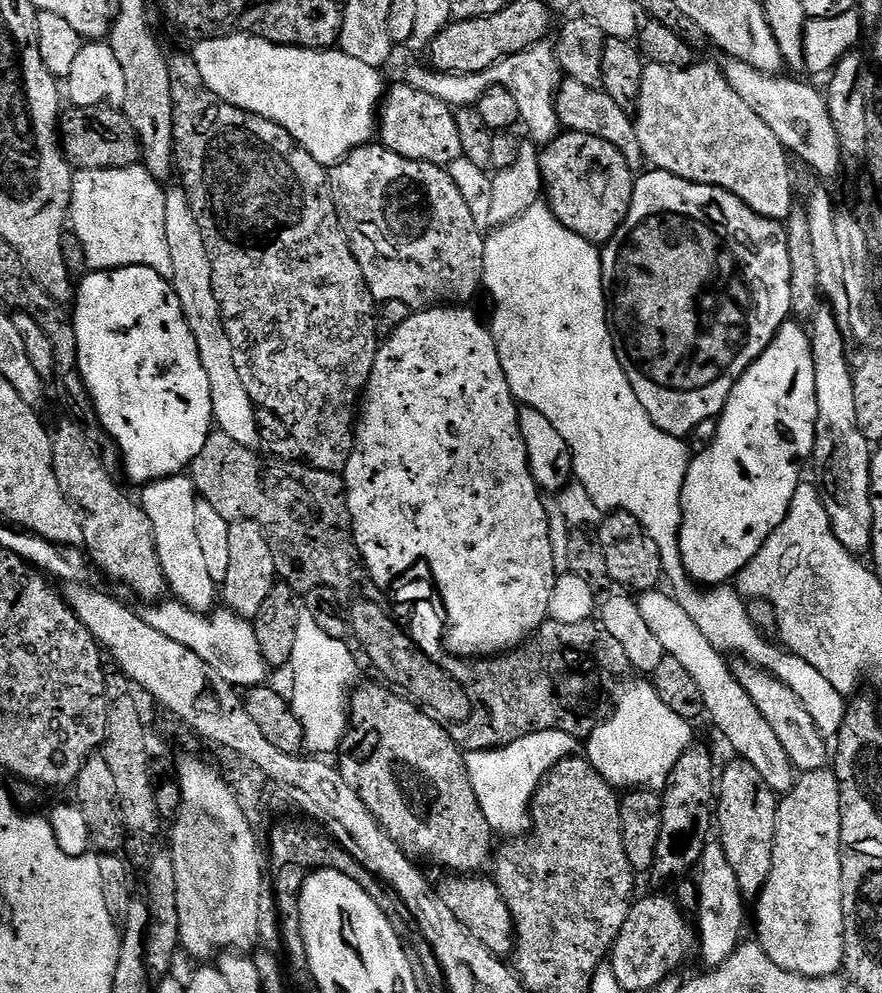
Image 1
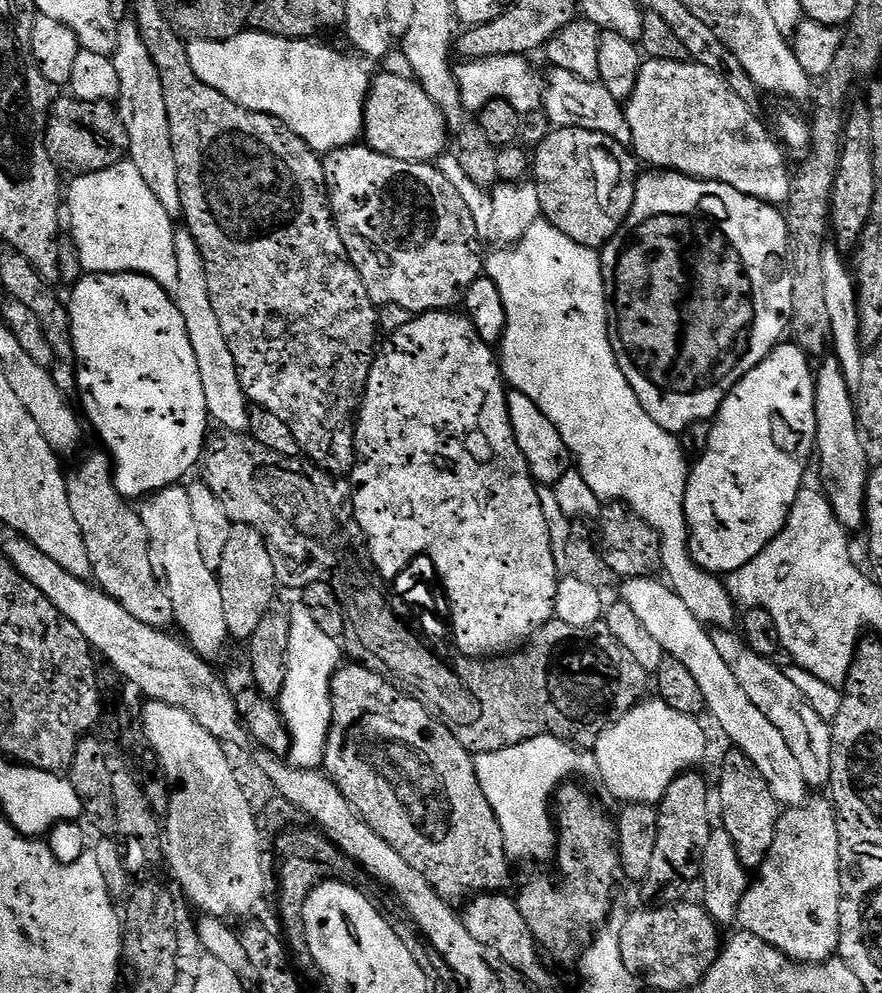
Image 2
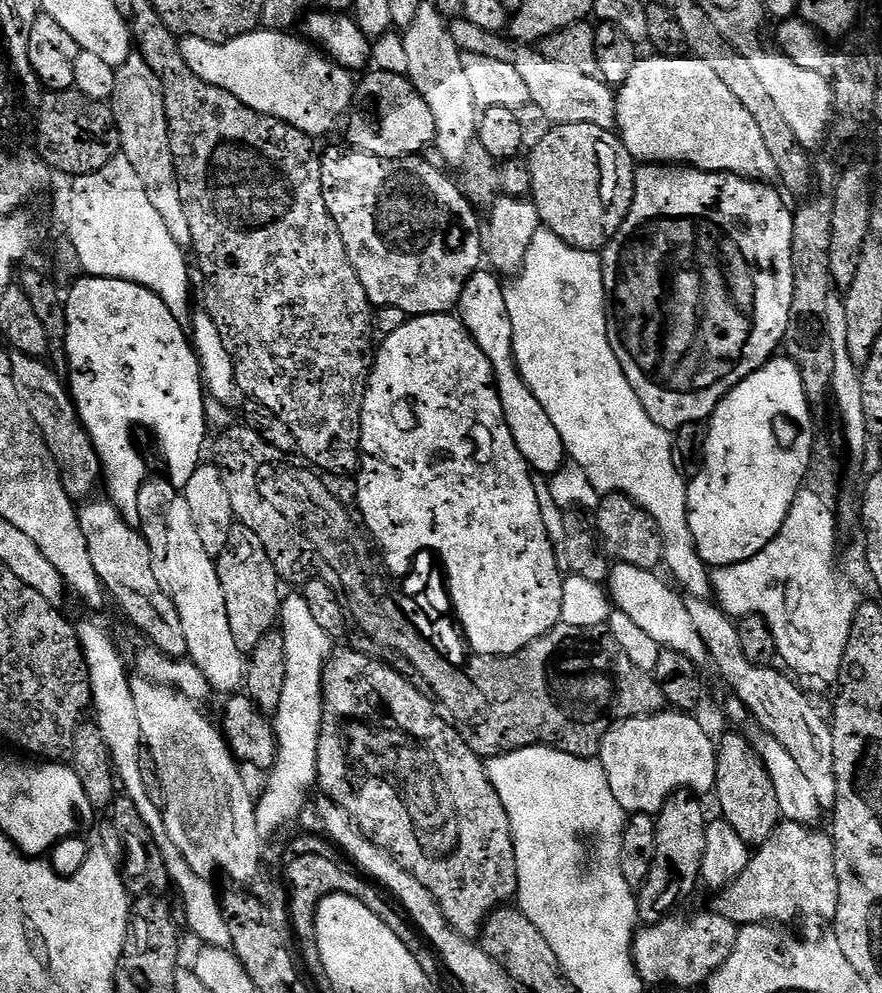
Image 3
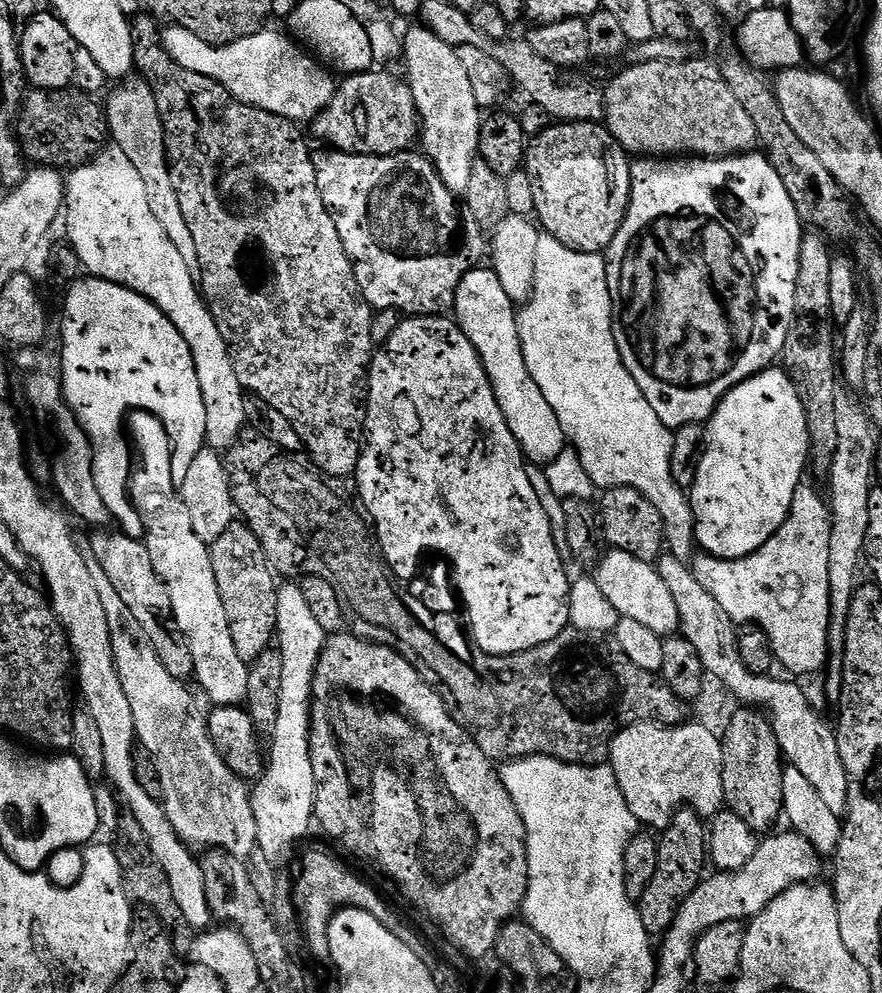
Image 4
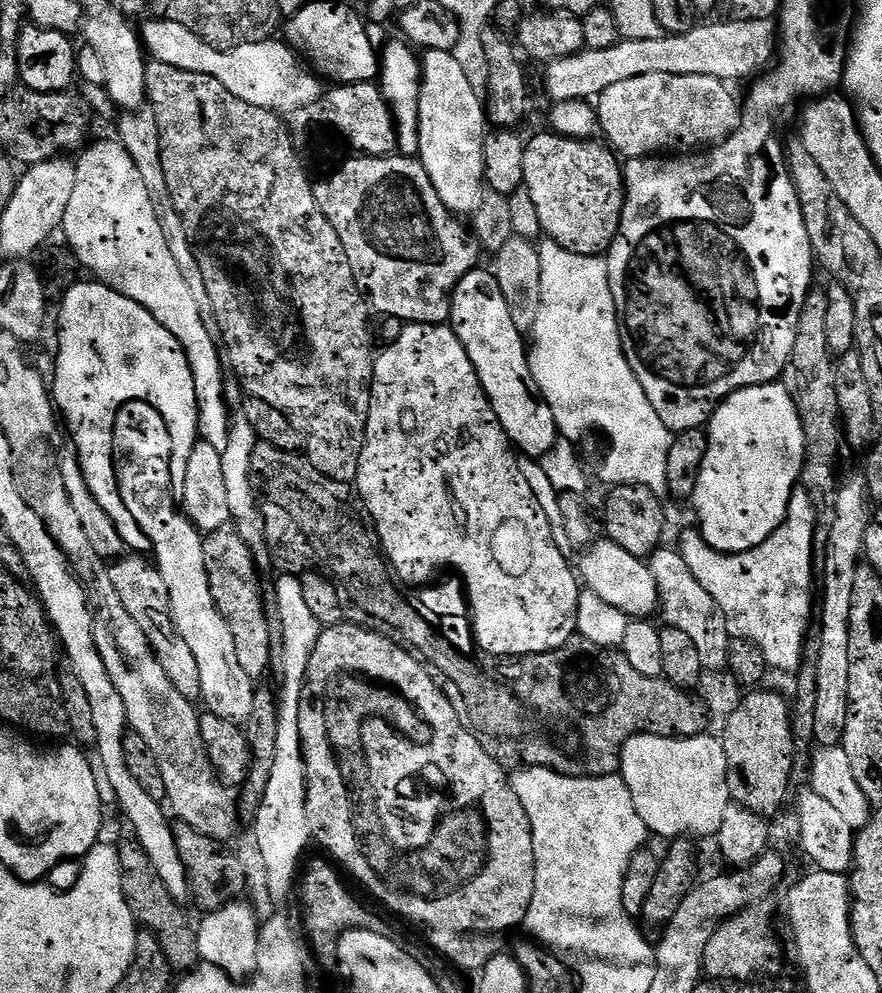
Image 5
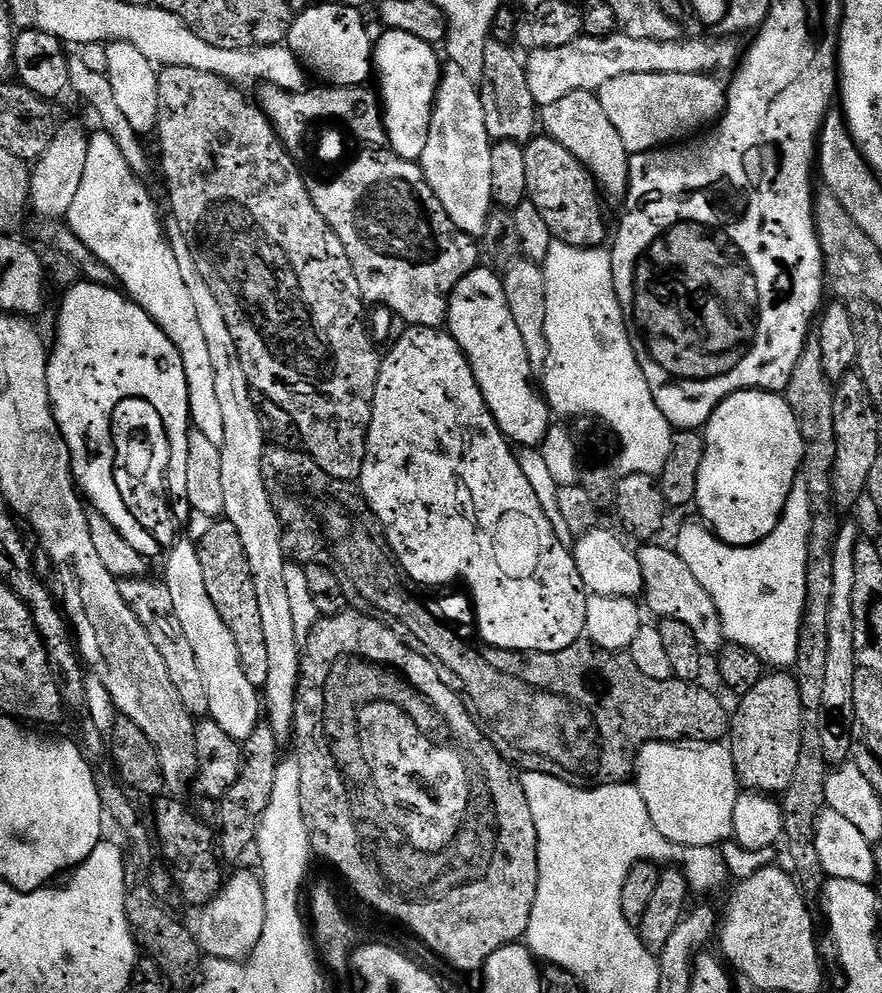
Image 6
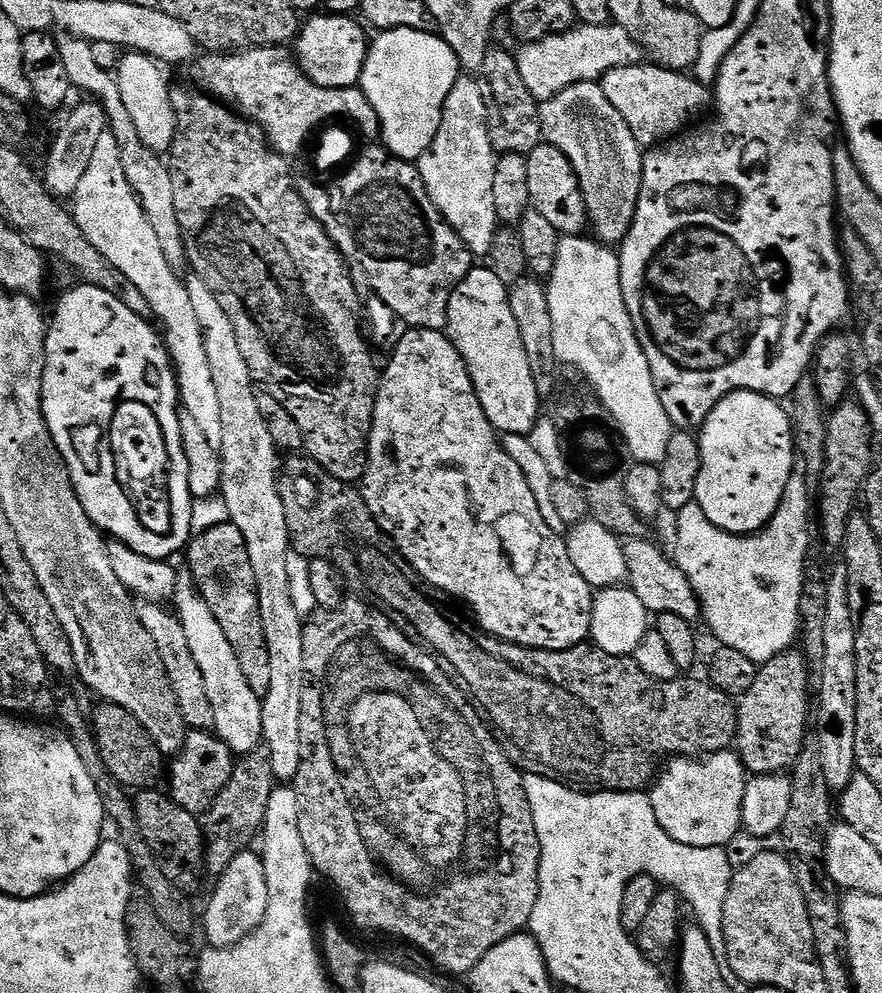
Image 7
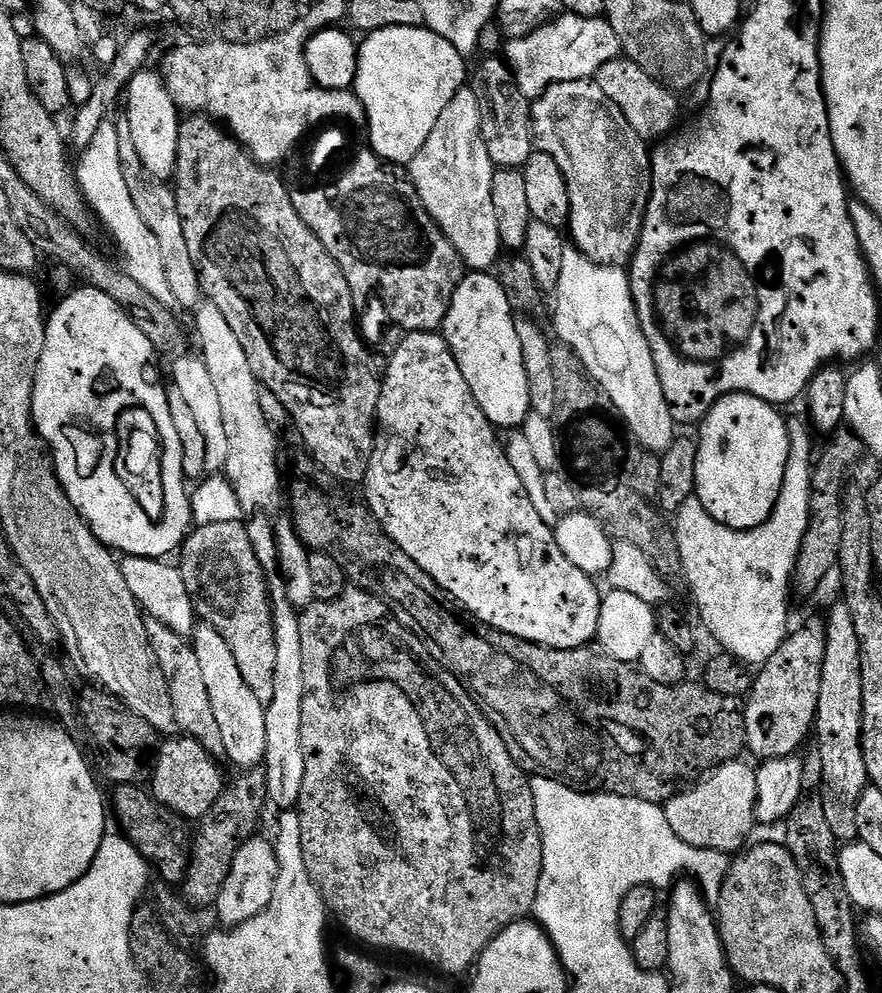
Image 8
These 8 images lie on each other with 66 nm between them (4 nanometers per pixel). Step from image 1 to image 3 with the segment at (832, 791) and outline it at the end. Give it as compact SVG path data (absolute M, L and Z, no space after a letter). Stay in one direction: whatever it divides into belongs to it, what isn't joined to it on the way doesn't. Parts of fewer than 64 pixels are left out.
M784 820L774 834L751 853L746 870L717 895L720 897L716 900L715 915L737 926L771 923L789 926L795 920L805 920L808 924L835 921L840 901L836 851L831 835L820 830Z

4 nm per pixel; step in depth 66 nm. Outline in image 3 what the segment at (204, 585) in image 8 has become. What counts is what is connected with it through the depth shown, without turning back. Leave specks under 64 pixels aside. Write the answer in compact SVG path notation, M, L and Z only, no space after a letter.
M234 526L230 530L230 542L226 550L215 557L218 570L218 582L222 582L222 598L226 598L226 618L230 618L230 630L234 633L234 643L245 654L252 652L268 632L277 627L282 603L282 581L266 554L258 534L243 526Z

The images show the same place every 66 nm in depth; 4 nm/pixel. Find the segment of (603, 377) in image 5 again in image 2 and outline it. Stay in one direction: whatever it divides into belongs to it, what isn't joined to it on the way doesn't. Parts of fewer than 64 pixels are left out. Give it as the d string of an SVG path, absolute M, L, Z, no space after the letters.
M543 218L536 220L534 226L530 226L530 230L526 230L526 234L522 234L522 238L517 244L500 246L495 250L497 252L491 253L489 251L487 253L486 276L487 279L494 282L494 286L498 286L498 294L502 294L502 306L506 308L506 322L508 324L504 328L504 339L498 345L500 370L504 374L505 381L515 391L526 394L526 398L530 398L530 402L534 402L538 406L538 410L542 410L542 414L546 414L546 418L550 418L550 422L554 422L554 426L558 426L558 434L562 434L562 442L566 442L566 446L570 450L573 461L578 465L582 478L586 478L587 484L590 485L590 490L594 490L594 494L598 494L601 502L627 504L633 512L639 514L657 532L660 536L660 545L662 546L663 575L666 577L672 591L678 594L678 598L682 598L682 602L686 602L687 608L690 609L690 614L694 614L694 618L698 618L701 624L711 626L713 629L731 629L735 620L737 623L738 608L732 602L727 583L717 573L708 572L705 568L700 568L692 561L692 550L688 538L688 523L684 513L684 499L686 498L686 486L688 485L688 474L690 471L689 457L685 456L681 450L679 439L673 433L662 430L662 426L658 426L658 422L654 422L654 418L650 418L650 414L646 414L646 410L642 410L642 402L638 402L638 394L634 394L630 382L626 382L626 374L622 374L622 370L618 366L618 358L612 349L612 343L608 337L608 299L604 289L604 279L600 273L601 253L595 248L578 246L578 242L566 238L566 234L562 234L562 230L558 230L550 221Z

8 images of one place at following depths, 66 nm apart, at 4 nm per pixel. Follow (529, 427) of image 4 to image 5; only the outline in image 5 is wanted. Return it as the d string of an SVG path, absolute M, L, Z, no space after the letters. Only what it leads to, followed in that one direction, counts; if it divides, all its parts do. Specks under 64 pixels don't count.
M480 271L468 272L466 278L462 278L462 282L458 282L452 292L450 327L458 334L462 346L466 346L466 354L470 354L470 362L474 362L474 370L482 382L482 390L487 394L490 406L494 406L494 414L498 414L498 422L508 439L525 457L539 458L546 455L558 438L554 410L550 410L546 398L542 398L542 390L538 390L538 382L534 382L534 374L528 365L525 333L514 326L514 318L510 318L510 306L506 306L506 298L502 298L502 290L495 275L491 271Z

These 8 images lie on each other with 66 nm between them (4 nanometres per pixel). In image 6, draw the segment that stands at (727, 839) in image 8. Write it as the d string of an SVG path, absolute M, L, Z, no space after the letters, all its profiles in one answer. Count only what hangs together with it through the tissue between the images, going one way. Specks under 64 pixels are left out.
M659 742L644 744L636 754L634 783L636 789L642 794L642 802L646 802L650 822L654 822L662 838L687 848L702 846L714 848L723 845L723 840L732 836L734 802L738 802L742 785L740 779L736 777L732 749L727 743L692 742L687 746Z

